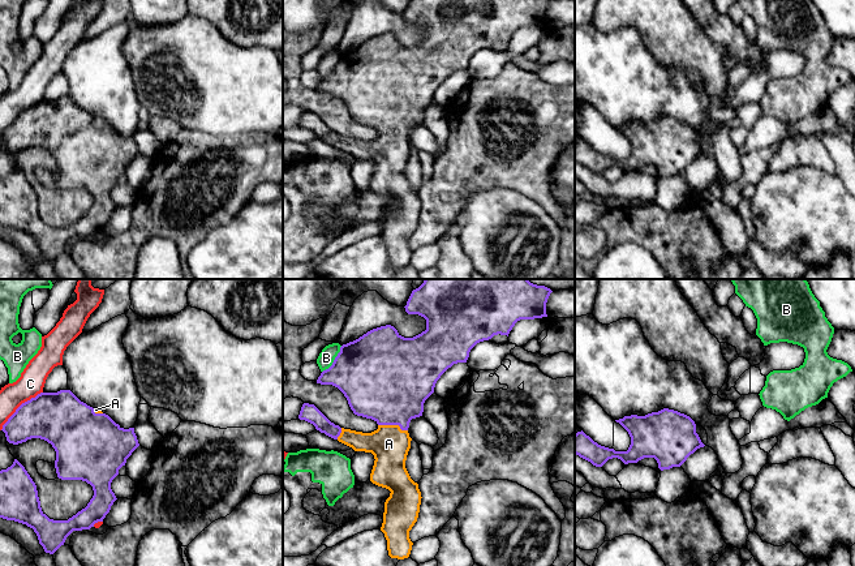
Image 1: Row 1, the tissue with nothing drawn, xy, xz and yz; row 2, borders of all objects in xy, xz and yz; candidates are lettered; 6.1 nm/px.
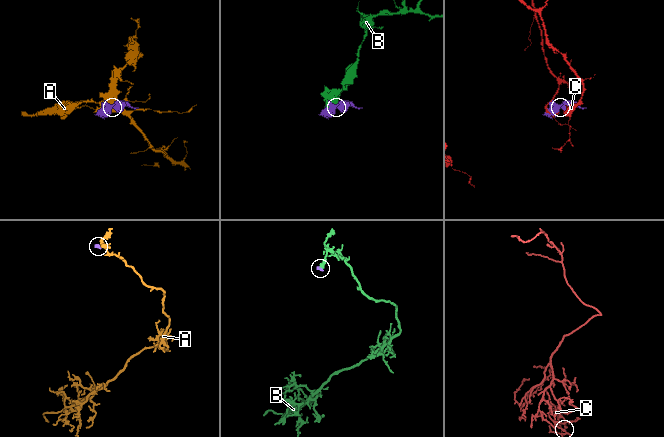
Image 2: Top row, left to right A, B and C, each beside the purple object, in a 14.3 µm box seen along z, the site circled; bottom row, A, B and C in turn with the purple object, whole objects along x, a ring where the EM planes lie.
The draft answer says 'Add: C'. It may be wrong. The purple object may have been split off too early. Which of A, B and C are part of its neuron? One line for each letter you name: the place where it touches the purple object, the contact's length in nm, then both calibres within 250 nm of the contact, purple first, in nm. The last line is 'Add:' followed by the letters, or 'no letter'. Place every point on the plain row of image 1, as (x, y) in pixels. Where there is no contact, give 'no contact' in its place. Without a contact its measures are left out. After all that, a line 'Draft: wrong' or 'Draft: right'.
A: meets purple in xz at (392, 132); contact 190 nm long; 480 nm thick on the purple side, 240 nm on the other
Add: A
Draft: wrong

